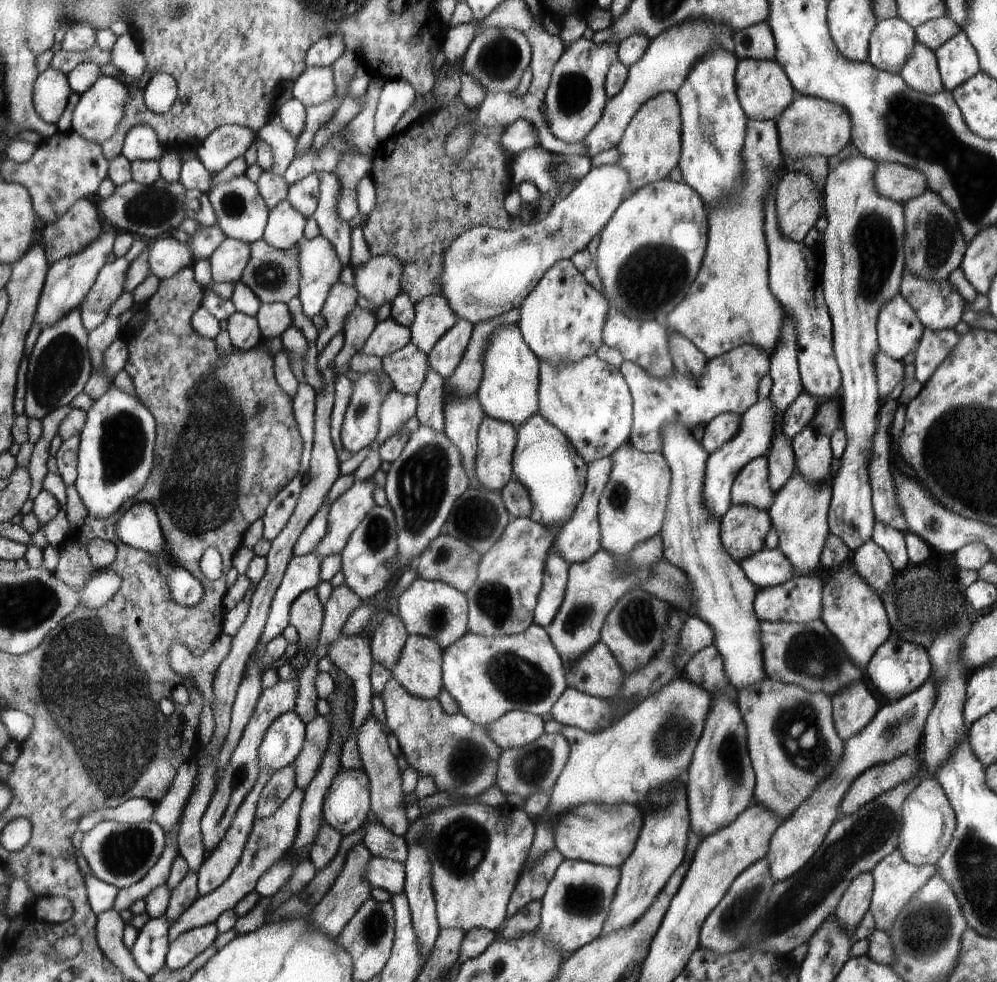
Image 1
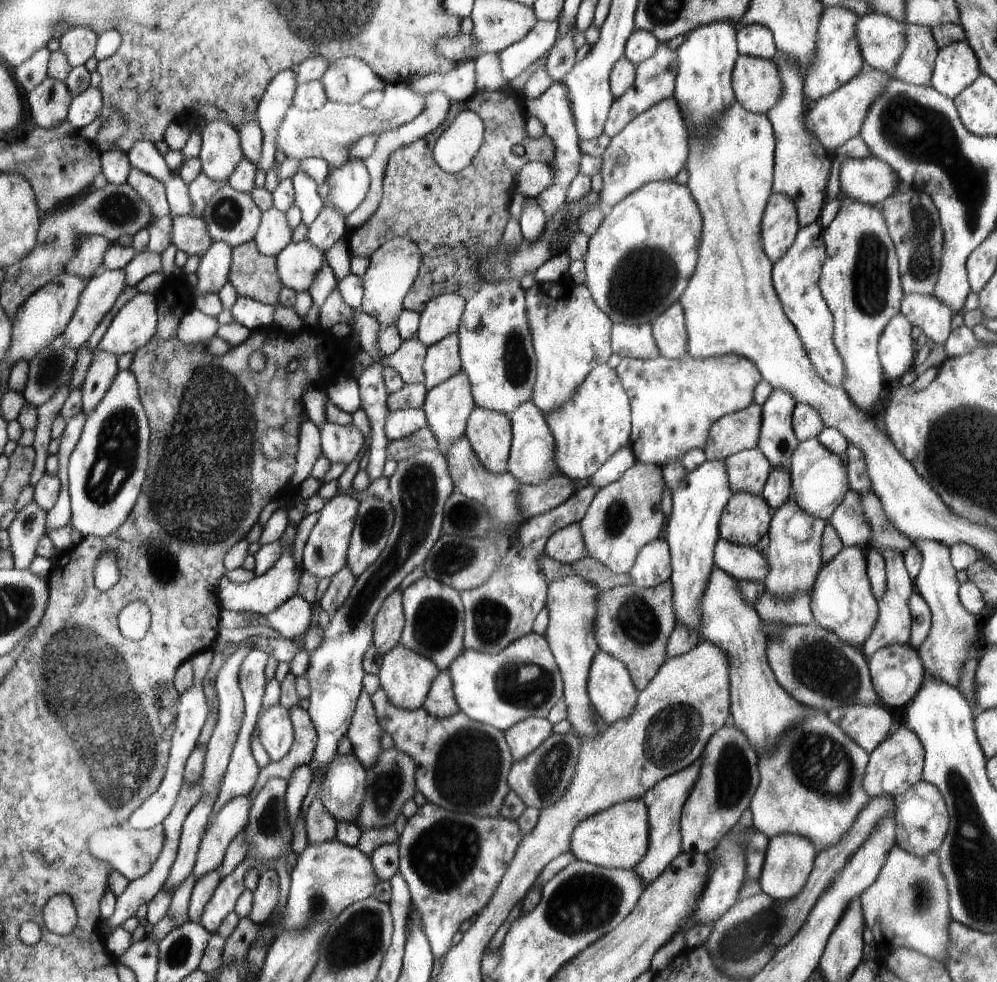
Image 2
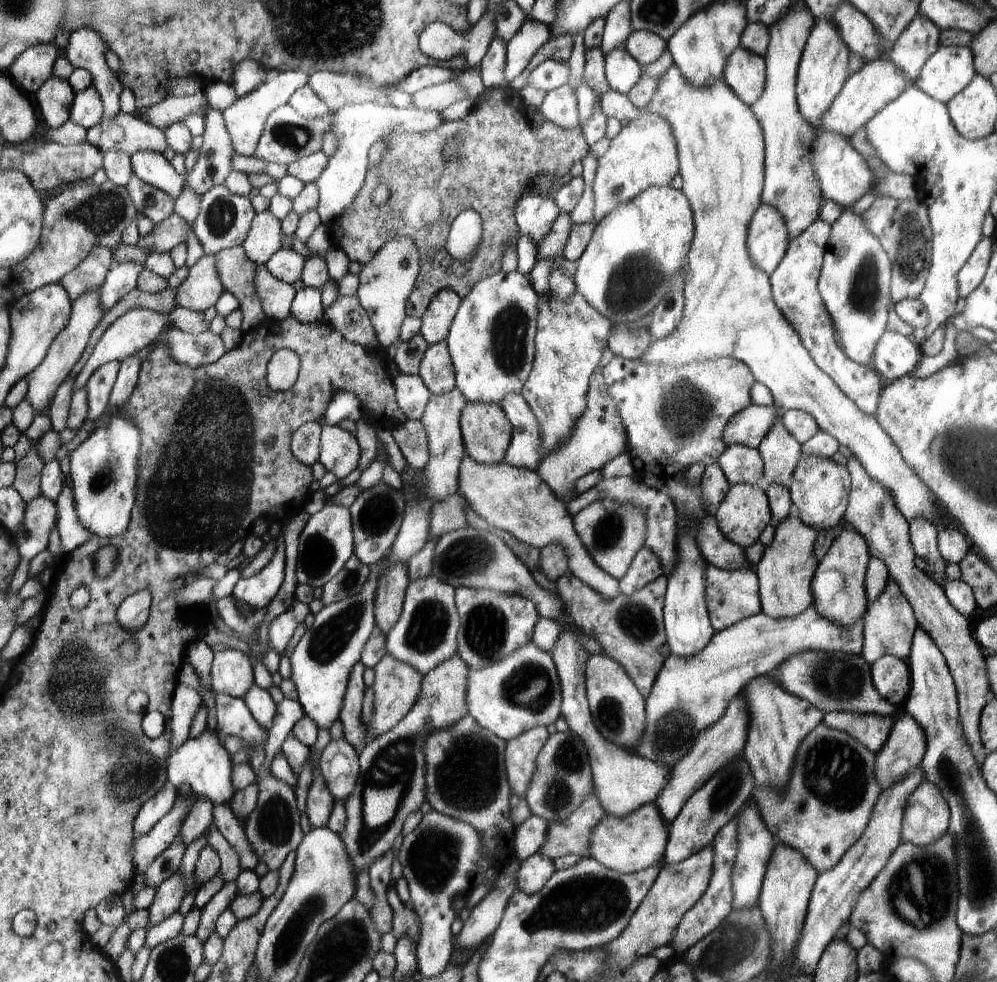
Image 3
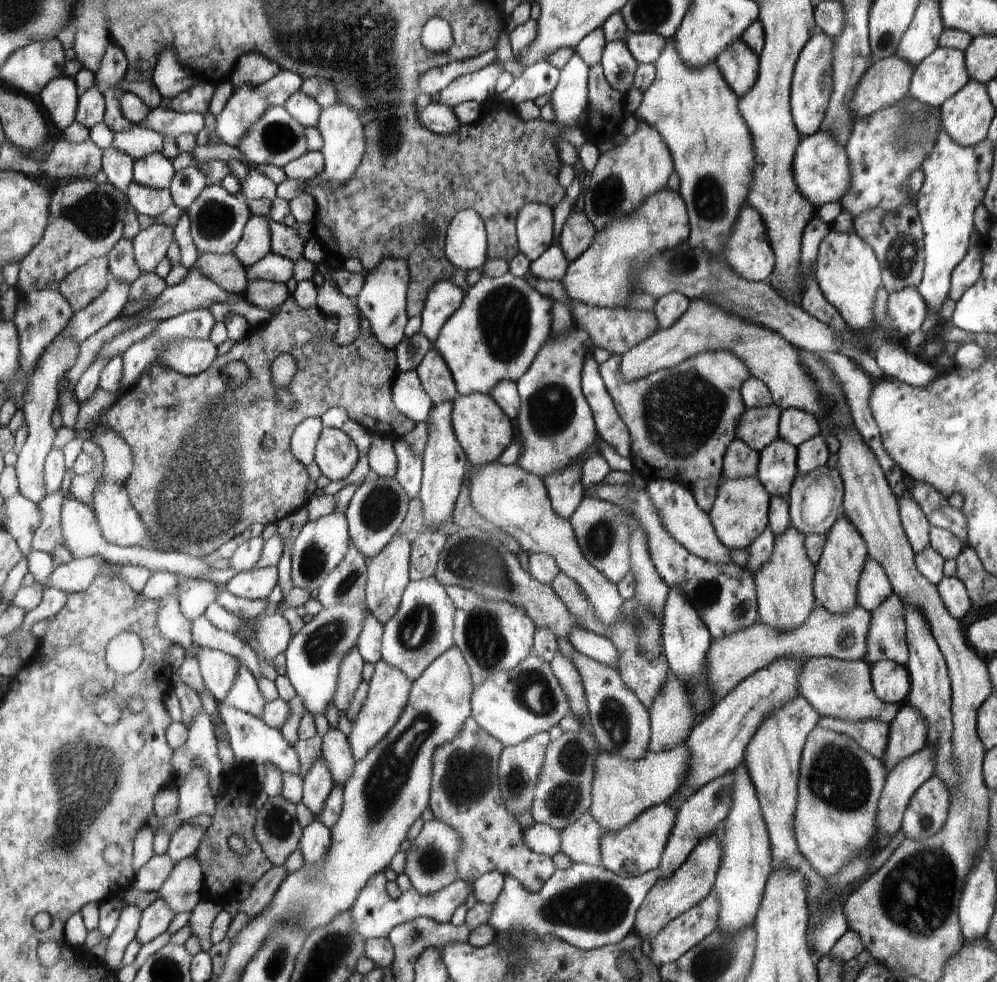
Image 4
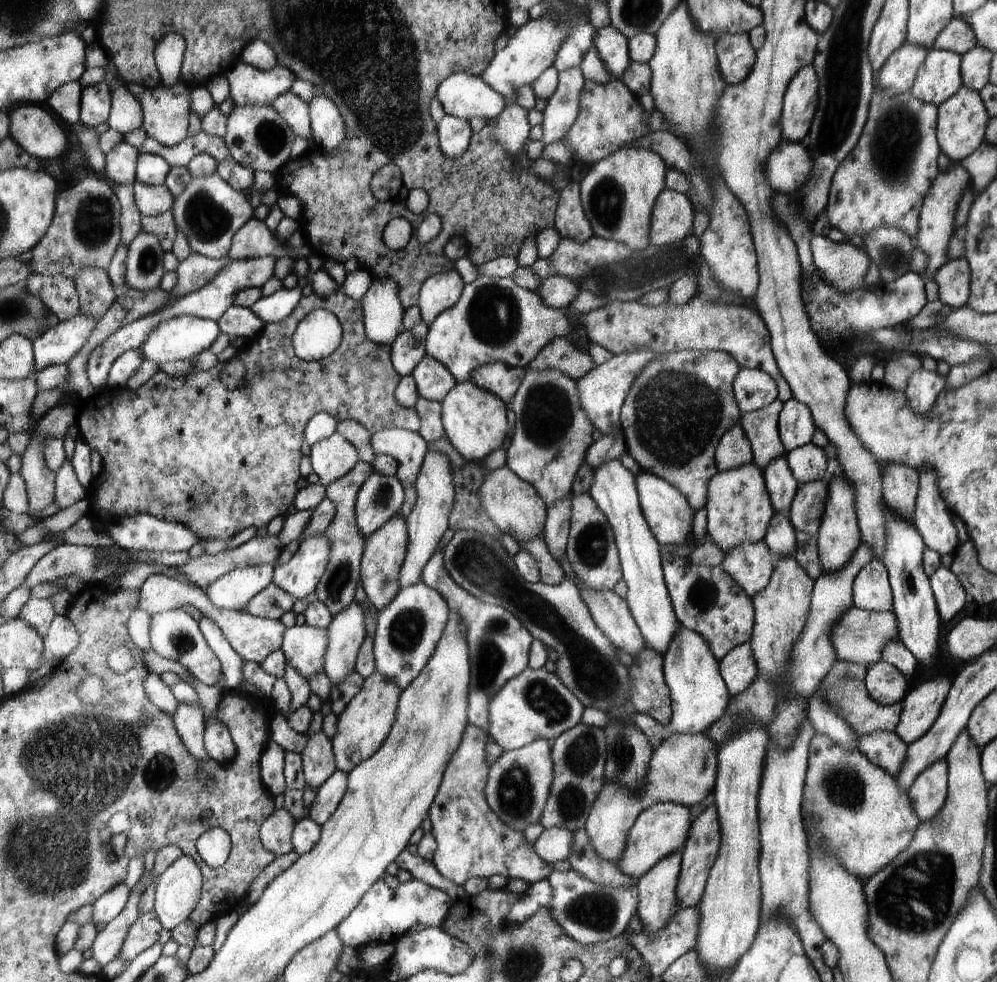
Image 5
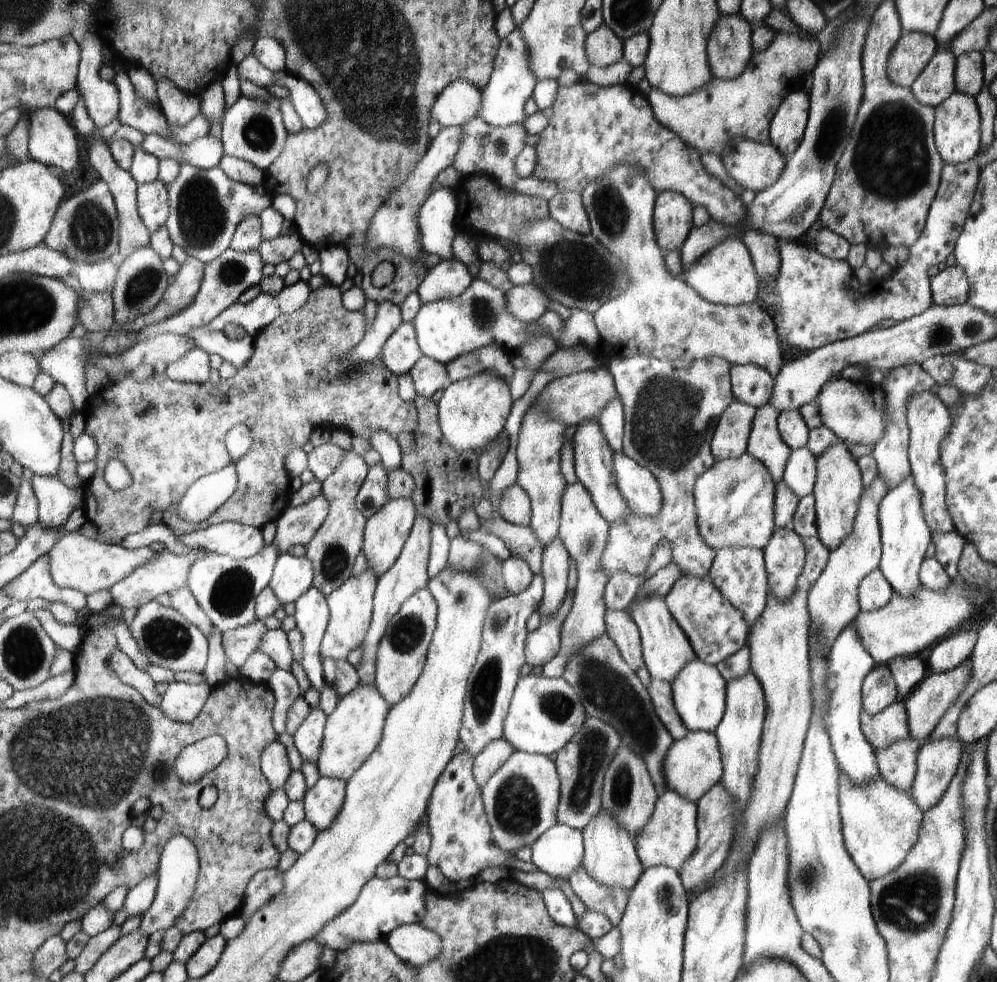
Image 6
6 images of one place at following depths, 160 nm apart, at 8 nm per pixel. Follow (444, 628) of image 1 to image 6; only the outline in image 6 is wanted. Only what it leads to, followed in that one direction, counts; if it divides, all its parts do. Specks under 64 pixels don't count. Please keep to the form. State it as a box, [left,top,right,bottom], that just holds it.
[374,588,438,707]

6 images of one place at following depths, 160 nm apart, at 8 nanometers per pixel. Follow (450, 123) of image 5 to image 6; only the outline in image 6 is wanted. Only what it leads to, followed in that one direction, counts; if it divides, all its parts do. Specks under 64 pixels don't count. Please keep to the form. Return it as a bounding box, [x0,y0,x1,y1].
[367,125,463,257]

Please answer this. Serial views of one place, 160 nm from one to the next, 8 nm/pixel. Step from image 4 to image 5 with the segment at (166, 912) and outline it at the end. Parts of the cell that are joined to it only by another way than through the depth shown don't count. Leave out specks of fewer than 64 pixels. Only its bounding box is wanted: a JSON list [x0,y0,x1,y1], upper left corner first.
[119,908,165,962]

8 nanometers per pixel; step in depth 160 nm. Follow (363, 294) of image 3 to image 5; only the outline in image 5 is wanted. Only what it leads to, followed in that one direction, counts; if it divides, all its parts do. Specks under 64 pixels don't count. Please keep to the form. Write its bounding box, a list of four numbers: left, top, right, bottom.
[361,278,405,345]

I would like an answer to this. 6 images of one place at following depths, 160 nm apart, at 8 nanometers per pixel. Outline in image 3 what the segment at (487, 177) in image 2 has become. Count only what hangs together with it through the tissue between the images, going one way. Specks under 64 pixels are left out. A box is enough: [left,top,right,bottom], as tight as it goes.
[326,84,590,319]

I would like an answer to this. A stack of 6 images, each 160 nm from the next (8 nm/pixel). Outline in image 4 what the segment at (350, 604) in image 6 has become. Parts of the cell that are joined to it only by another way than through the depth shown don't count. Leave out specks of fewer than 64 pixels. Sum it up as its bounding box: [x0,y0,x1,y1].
[333,644,365,714]

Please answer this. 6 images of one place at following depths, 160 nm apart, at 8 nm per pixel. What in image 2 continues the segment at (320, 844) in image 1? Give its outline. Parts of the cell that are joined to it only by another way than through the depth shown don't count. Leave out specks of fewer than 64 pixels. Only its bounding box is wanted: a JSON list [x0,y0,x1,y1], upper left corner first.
[305,798,337,844]

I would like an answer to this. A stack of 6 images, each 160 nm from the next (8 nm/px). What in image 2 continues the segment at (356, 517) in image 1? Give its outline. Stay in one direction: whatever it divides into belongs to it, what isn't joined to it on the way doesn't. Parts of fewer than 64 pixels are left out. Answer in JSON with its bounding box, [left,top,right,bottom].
[302,495,360,580]

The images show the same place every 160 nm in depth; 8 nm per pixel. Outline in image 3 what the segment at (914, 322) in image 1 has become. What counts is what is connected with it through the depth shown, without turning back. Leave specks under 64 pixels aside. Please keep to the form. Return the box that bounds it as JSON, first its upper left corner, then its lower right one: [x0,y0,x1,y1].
[872,332,921,380]

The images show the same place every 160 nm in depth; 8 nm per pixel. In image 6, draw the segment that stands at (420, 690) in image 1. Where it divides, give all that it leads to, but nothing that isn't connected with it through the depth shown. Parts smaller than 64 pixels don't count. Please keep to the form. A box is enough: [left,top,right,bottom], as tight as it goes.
[316,685,391,782]

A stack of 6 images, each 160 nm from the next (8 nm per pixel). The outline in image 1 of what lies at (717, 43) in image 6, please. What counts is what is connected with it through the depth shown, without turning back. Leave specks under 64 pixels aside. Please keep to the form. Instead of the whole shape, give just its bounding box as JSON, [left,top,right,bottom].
[735,59,794,120]

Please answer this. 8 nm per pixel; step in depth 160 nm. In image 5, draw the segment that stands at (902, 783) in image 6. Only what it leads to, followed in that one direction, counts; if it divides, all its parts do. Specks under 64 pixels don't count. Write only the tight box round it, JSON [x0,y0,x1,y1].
[855,731,909,775]

